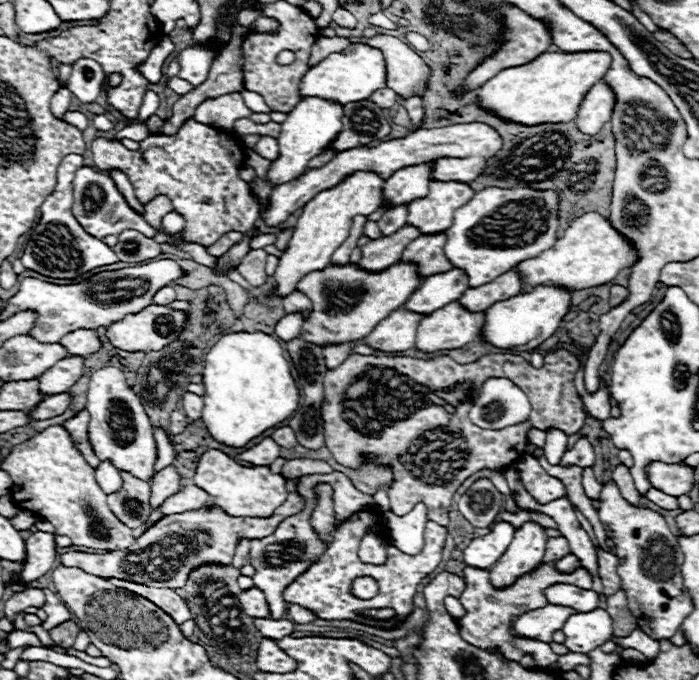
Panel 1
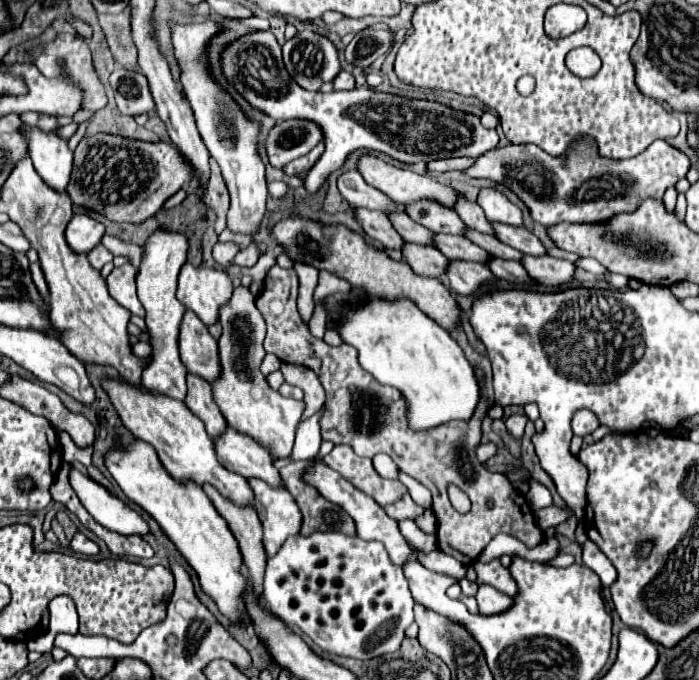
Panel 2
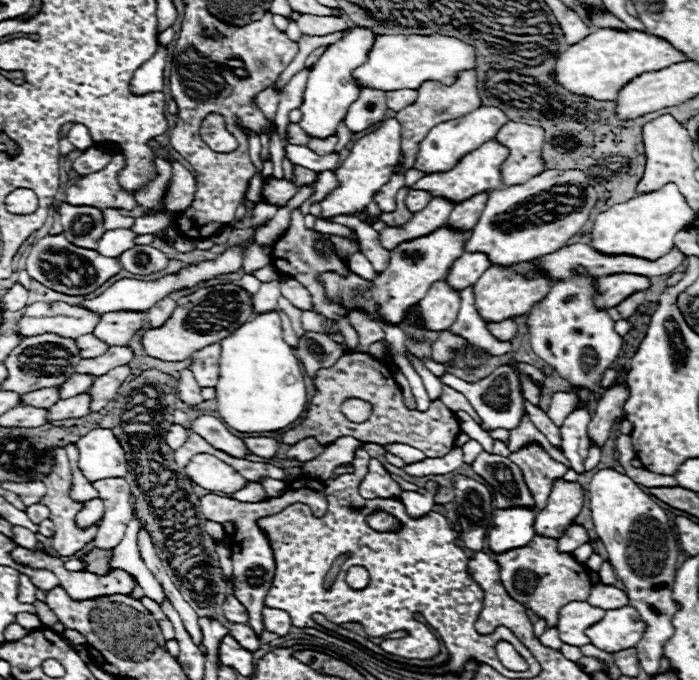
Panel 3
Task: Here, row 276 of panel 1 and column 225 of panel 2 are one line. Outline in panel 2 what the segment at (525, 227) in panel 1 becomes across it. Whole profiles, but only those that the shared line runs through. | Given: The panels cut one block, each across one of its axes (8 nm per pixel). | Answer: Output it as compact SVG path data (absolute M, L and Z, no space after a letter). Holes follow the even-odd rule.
M104 378L102 380L102 388L106 390L112 406L116 408L122 424L138 438L144 440L148 444L154 446L160 462L164 464L164 468L170 472L170 476L174 476L176 480L194 480L198 484L212 484L222 496L230 498L234 504L238 506L246 506L246 504L254 504L254 494L252 488L248 486L246 478L242 478L240 474L234 474L230 470L226 470L214 454L214 444L210 440L210 436L206 434L204 424L194 418L194 414L186 408L184 402L174 400L170 396L162 396L162 394L152 394L152 392L144 392L138 386L130 386L128 382L122 380L110 380Z

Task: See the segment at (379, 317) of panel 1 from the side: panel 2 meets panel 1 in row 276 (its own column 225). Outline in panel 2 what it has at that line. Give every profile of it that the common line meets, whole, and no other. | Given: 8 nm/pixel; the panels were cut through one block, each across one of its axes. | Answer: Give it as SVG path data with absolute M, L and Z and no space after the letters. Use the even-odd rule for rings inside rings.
M238 286L232 298L220 308L222 336L218 338L218 356L222 362L222 380L212 382L212 398L224 414L228 426L242 434L256 438L276 458L286 458L294 446L294 432L304 412L304 402L284 398L272 390L266 376L260 372L260 364L266 356L262 346L266 336L264 318L254 304L254 296L246 286Z

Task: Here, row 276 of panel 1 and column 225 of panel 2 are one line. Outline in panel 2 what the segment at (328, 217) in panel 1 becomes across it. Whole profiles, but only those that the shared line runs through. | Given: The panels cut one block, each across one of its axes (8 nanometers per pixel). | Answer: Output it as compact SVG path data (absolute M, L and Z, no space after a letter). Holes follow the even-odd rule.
M184 264L178 278L178 300L206 326L218 320L218 308L230 300L234 286L226 272Z

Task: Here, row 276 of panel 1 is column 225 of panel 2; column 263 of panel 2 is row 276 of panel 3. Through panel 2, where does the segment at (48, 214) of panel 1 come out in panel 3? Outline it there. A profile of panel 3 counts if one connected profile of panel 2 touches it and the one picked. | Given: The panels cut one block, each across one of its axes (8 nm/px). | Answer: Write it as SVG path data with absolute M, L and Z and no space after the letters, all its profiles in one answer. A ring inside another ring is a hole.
M56 234L56 236L44 236L42 240L38 240L34 244L32 252L26 258L26 270L34 280L38 280L40 284L44 284L56 292L80 296L80 294L90 294L92 290L102 286L108 278L118 274L122 268L116 258L106 258L106 256L98 254L96 250L86 250L86 248L74 246L66 240L64 234Z

